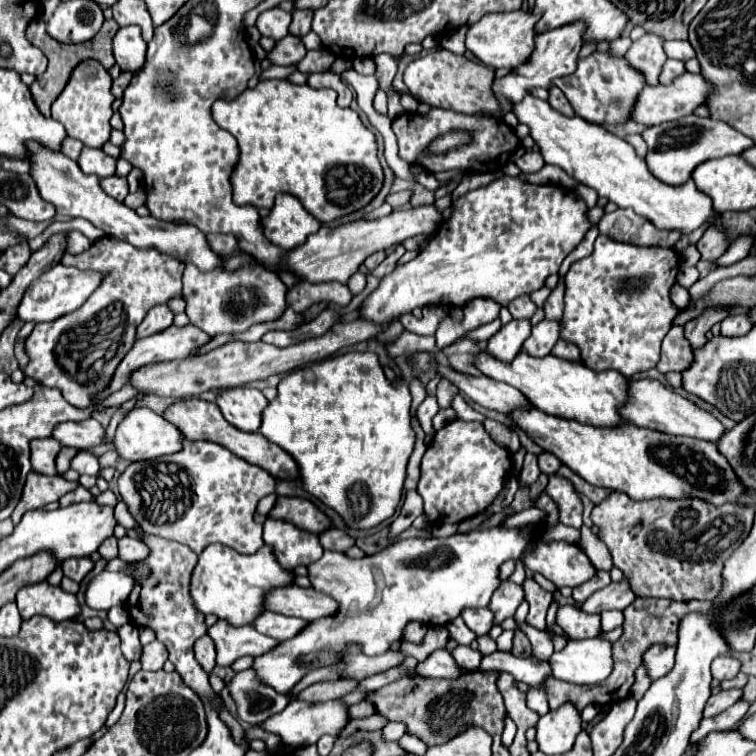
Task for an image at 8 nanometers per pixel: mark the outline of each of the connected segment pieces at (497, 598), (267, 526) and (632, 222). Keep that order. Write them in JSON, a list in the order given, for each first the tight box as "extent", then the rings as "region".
[{"extent":[489,584,523,624],"region":[[[503,584],[491,596],[489,610],[493,612],[493,624],[501,624],[505,618],[511,618],[517,606],[523,602],[523,588],[517,584]]]},{"extent":[263,518,323,570],"region":[[[267,518],[263,524],[263,542],[271,546],[273,556],[285,570],[293,570],[299,564],[309,564],[319,560],[323,546],[319,536],[307,530],[299,530],[291,522]]]},{"extent":[597,208,681,248],"region":[[[617,208],[611,214],[605,214],[597,224],[599,232],[617,240],[635,246],[667,246],[671,248],[681,234],[675,230],[659,230],[643,216],[637,216],[631,208]]]}]

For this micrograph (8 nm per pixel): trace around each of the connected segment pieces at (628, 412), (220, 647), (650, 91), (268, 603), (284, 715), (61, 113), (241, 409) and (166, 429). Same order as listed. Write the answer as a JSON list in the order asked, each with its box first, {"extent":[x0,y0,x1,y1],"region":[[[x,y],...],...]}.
[{"extent":[621,378,727,442],"region":[[[651,378],[629,382],[629,400],[621,408],[621,414],[631,424],[637,424],[637,426],[649,428],[649,430],[657,430],[657,432],[665,432],[665,434],[673,434],[673,436],[689,436],[689,438],[719,442],[719,438],[727,432],[725,426],[715,416],[711,416],[709,412],[701,410],[687,398],[671,392],[669,388],[665,388],[663,384],[659,384],[657,380],[651,380]]]},{"extent":[207,620,277,666],"region":[[[217,620],[207,634],[217,648],[217,664],[231,666],[241,656],[259,656],[271,650],[277,642],[259,634],[253,626],[231,626],[229,622]]]},{"extent":[629,72,711,126],"region":[[[685,72],[679,78],[675,78],[669,86],[661,86],[661,84],[659,86],[645,86],[635,100],[629,118],[633,122],[643,124],[643,126],[659,126],[663,122],[679,120],[683,116],[689,116],[697,106],[701,106],[705,102],[705,96],[709,90],[711,90],[711,86],[707,86],[707,82],[703,80],[701,74]]]},{"extent":[263,584,335,622],"region":[[[297,584],[269,590],[263,598],[263,606],[271,612],[297,616],[307,622],[323,618],[327,614],[335,614],[335,600],[313,588],[301,588]]]},{"extent":[257,700,349,748],"region":[[[291,700],[283,712],[273,714],[271,718],[267,718],[265,722],[261,722],[257,726],[263,728],[265,732],[281,736],[283,744],[299,748],[299,746],[315,744],[323,734],[339,734],[339,730],[347,722],[349,722],[347,706],[337,702],[337,700],[331,700],[331,702],[299,702],[299,700]]]},{"extent":[51,58,113,148],"region":[[[87,58],[81,64],[75,66],[71,72],[71,78],[65,86],[65,90],[59,94],[59,98],[51,106],[53,120],[61,122],[65,126],[67,136],[81,140],[85,146],[91,148],[101,148],[109,140],[109,118],[113,114],[111,104],[113,104],[113,94],[111,94],[111,76],[109,72],[101,66],[99,60]]]},{"extent":[217,388,269,432],"region":[[[229,388],[219,394],[217,404],[227,422],[243,432],[257,432],[261,426],[263,410],[269,400],[255,388]]]},{"extent":[113,408,183,462],"region":[[[133,408],[119,422],[115,438],[113,438],[113,446],[115,446],[115,452],[119,454],[119,458],[129,460],[129,462],[139,462],[139,460],[151,460],[151,458],[179,452],[181,438],[183,438],[183,434],[171,422],[167,422],[161,414],[155,414],[149,408]]]}]

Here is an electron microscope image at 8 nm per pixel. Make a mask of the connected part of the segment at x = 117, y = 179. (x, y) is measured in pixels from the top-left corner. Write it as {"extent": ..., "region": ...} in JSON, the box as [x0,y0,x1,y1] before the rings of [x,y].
{"extent":[101,176,127,202],"region":[[[109,176],[109,178],[101,178],[101,188],[115,200],[123,202],[127,196],[127,178],[121,176]]]}

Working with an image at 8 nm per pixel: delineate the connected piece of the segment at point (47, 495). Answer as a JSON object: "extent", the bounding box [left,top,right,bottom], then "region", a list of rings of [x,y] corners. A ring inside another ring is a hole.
{"extent":[11,472,79,524],"region":[[[29,472],[23,496],[11,514],[13,524],[17,524],[25,512],[43,508],[49,502],[57,502],[65,492],[75,490],[77,484],[79,482],[69,482],[63,476],[43,476],[37,472]]]}

